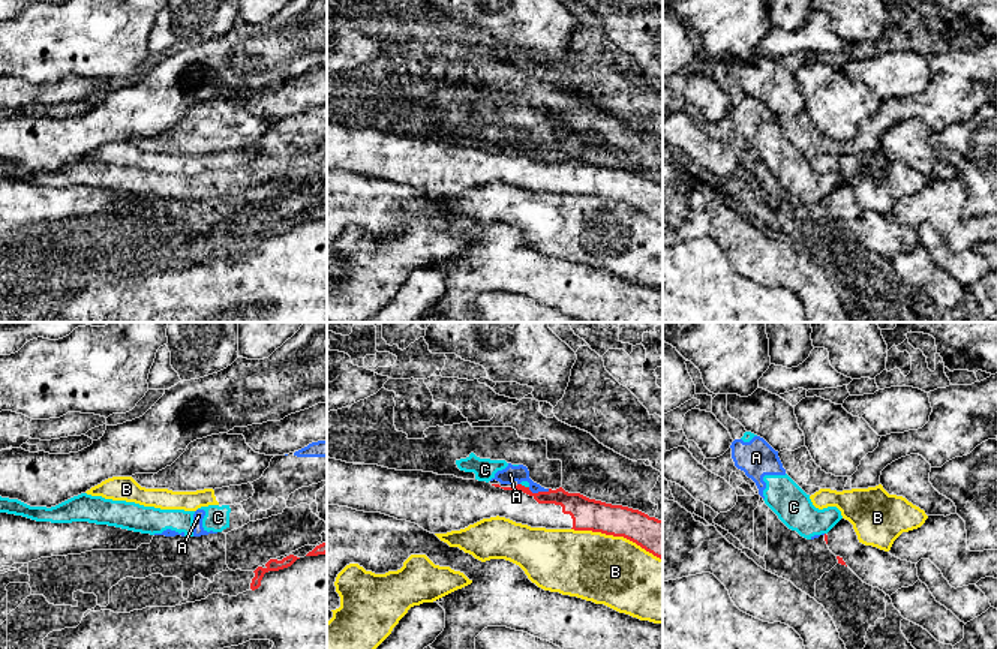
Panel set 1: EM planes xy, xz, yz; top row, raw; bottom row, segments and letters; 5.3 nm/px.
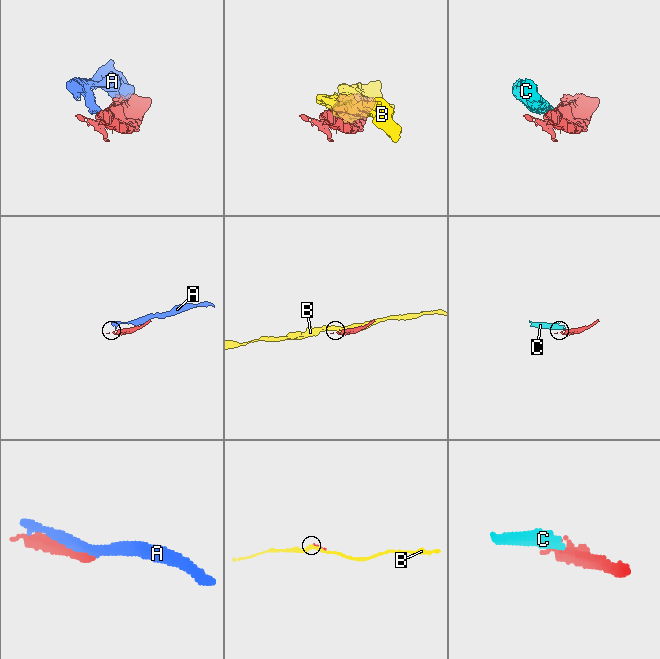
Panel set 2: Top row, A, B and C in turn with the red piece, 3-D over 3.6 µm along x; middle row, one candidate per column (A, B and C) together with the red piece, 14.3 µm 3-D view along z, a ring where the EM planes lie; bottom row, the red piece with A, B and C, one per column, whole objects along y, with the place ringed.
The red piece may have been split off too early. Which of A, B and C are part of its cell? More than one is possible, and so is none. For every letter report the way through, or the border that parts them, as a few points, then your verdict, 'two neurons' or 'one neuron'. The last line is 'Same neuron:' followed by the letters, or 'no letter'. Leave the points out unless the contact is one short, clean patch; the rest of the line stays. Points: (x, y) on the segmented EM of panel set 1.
A: two neurons
B: two neurons
C: along xz (520, 483), (528, 487) | two neurons
Same neuron: no letter

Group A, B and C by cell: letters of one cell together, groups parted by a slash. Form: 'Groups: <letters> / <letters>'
Groups: A C / B

